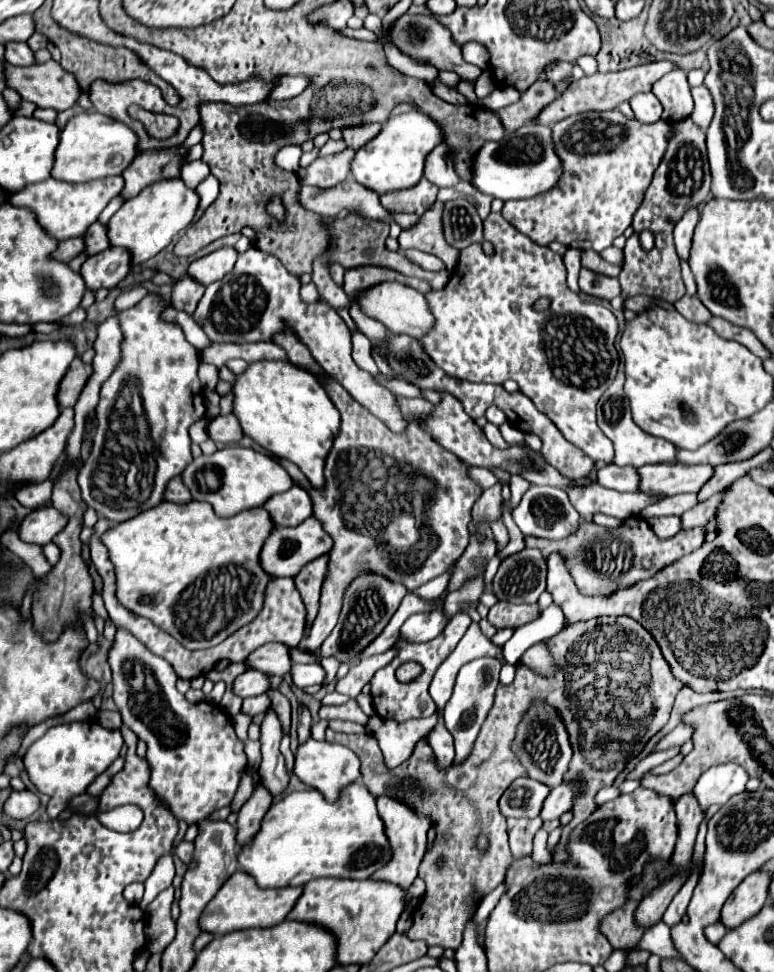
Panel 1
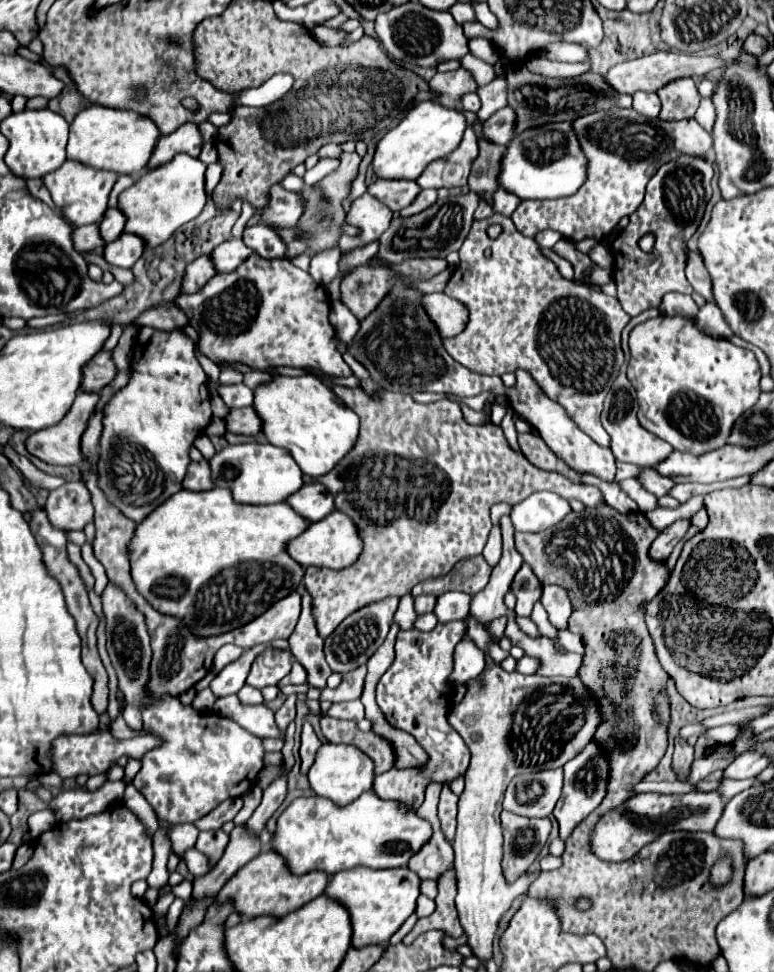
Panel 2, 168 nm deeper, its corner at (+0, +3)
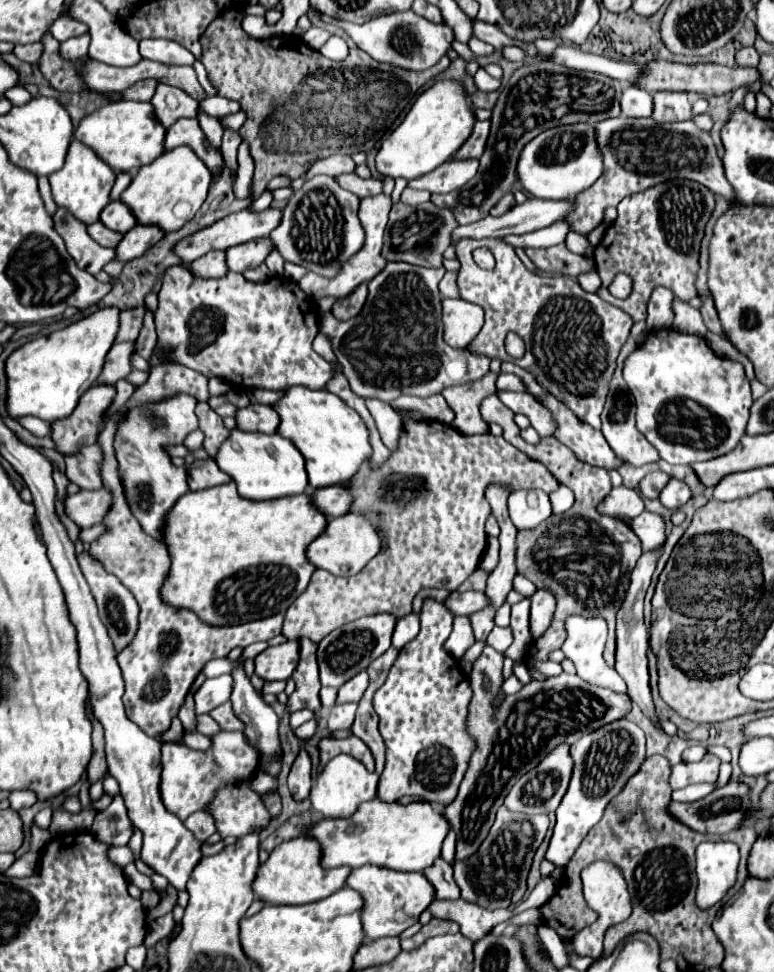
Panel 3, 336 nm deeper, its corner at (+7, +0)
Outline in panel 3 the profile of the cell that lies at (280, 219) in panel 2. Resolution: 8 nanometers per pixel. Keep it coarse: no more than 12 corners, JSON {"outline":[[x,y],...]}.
{"outline":[[250,209],[184,237],[174,245],[182,263],[210,249],[268,237],[282,211]]}

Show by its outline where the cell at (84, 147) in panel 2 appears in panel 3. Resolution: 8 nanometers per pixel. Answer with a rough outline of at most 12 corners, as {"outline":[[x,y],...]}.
{"outline":[[112,101],[74,137],[114,171],[164,153],[152,103]]}

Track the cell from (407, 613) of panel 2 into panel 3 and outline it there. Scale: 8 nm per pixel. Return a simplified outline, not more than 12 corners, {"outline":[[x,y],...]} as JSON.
{"outline":[[412,612],[396,623],[392,645],[402,649],[420,631],[420,619]]}

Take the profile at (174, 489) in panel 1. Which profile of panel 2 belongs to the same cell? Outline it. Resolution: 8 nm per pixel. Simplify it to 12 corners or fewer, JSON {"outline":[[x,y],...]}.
{"outline":[[207,460],[189,464],[183,488],[213,488]]}

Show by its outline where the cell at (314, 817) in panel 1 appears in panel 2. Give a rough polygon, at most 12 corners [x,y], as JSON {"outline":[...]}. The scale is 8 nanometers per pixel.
{"outline":[[373,790],[299,796],[271,850],[293,874],[401,868],[431,826]]}

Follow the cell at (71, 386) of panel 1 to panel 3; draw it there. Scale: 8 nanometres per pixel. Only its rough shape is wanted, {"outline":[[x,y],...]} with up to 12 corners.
{"outline":[[132,341],[116,343],[98,383],[114,385],[132,371]]}

